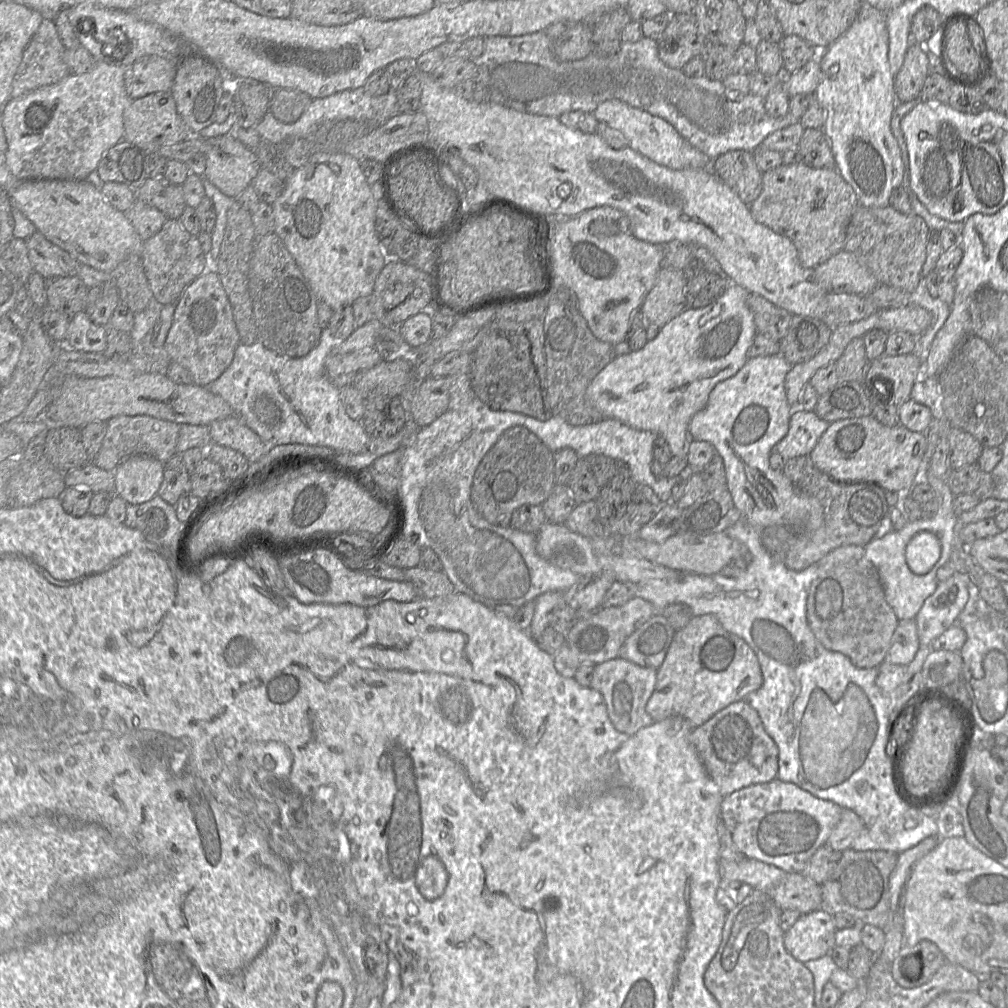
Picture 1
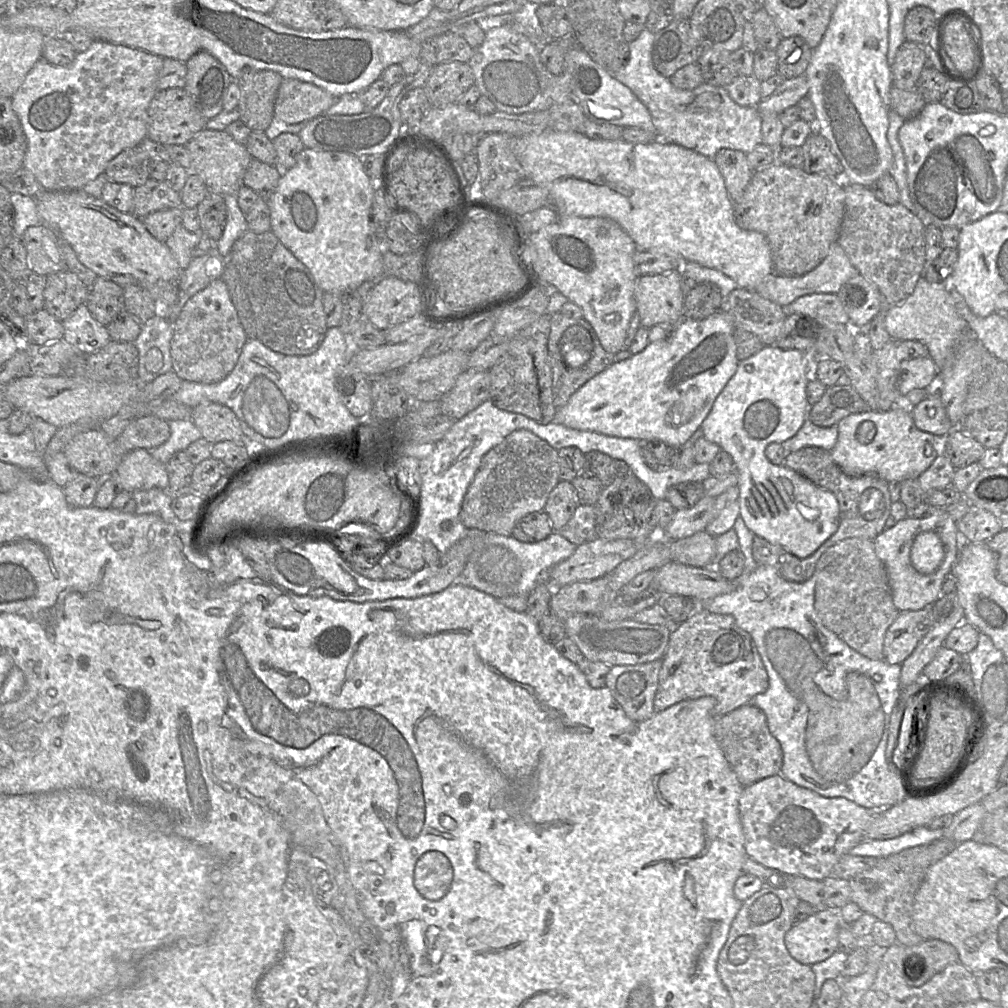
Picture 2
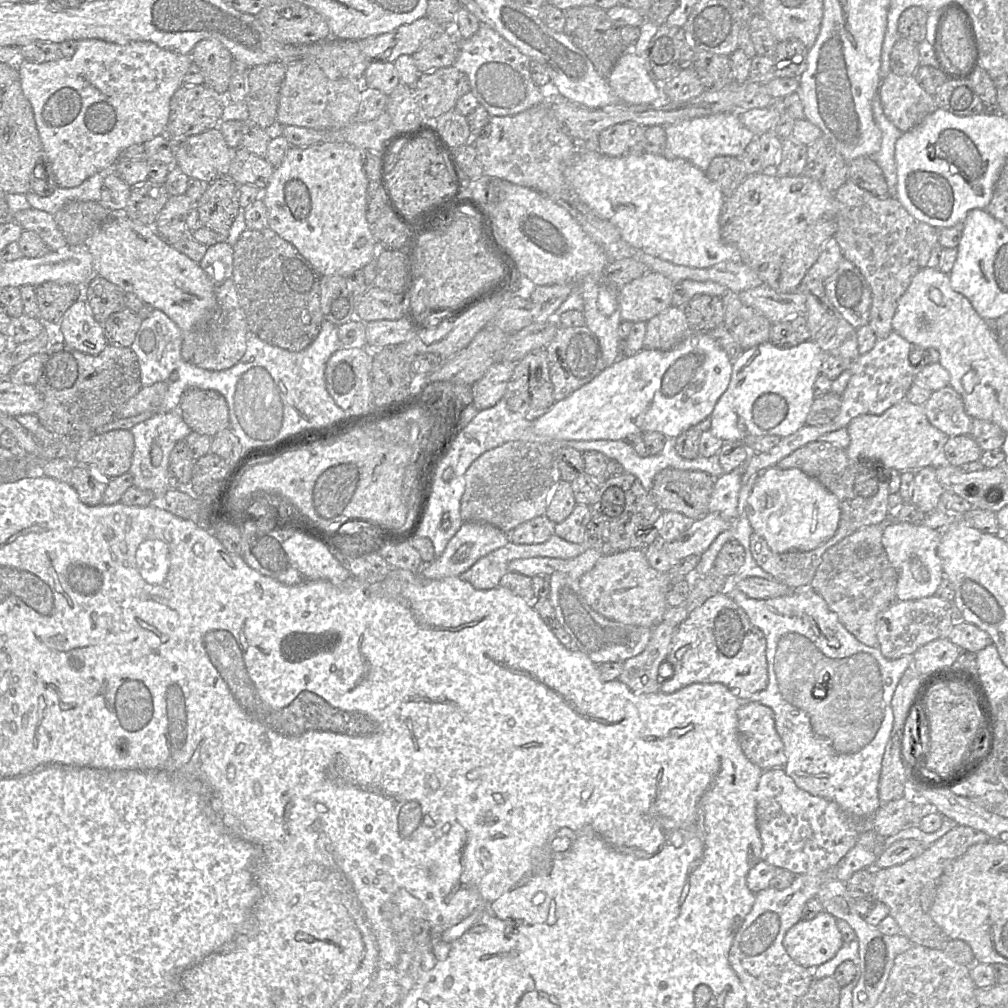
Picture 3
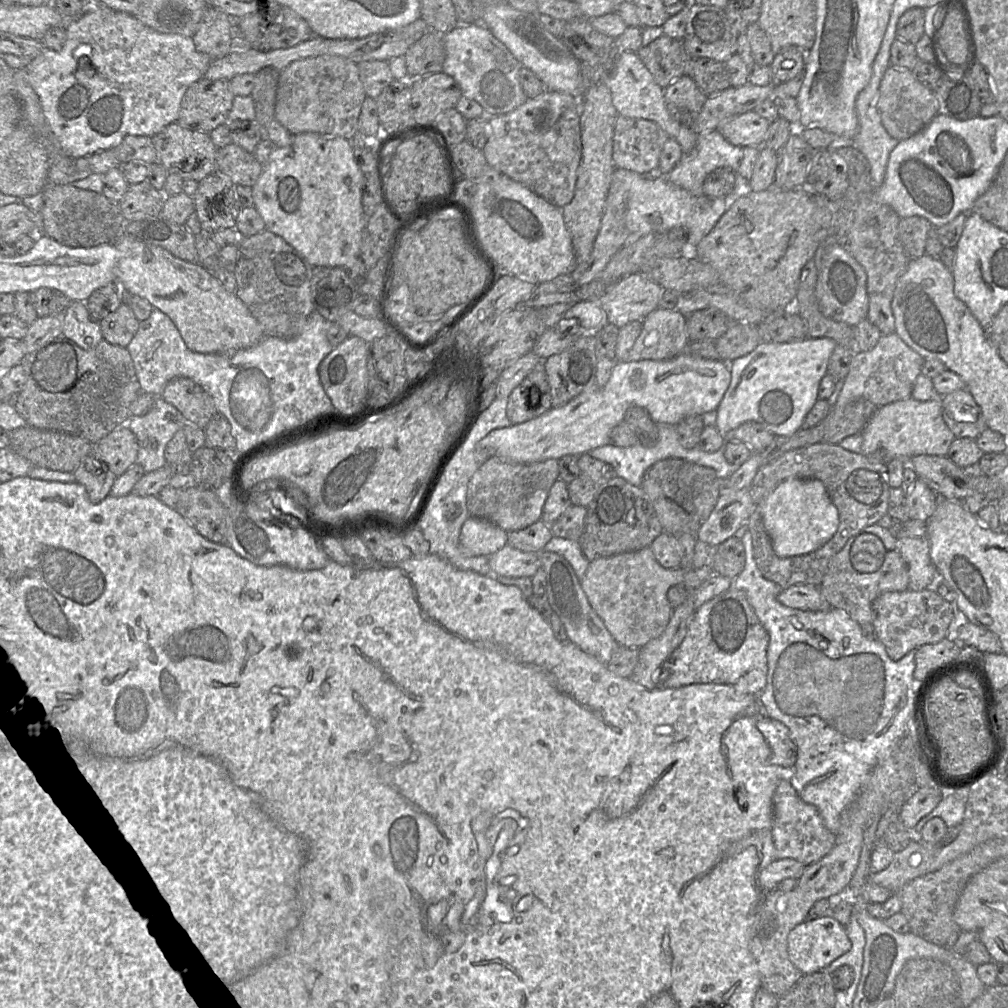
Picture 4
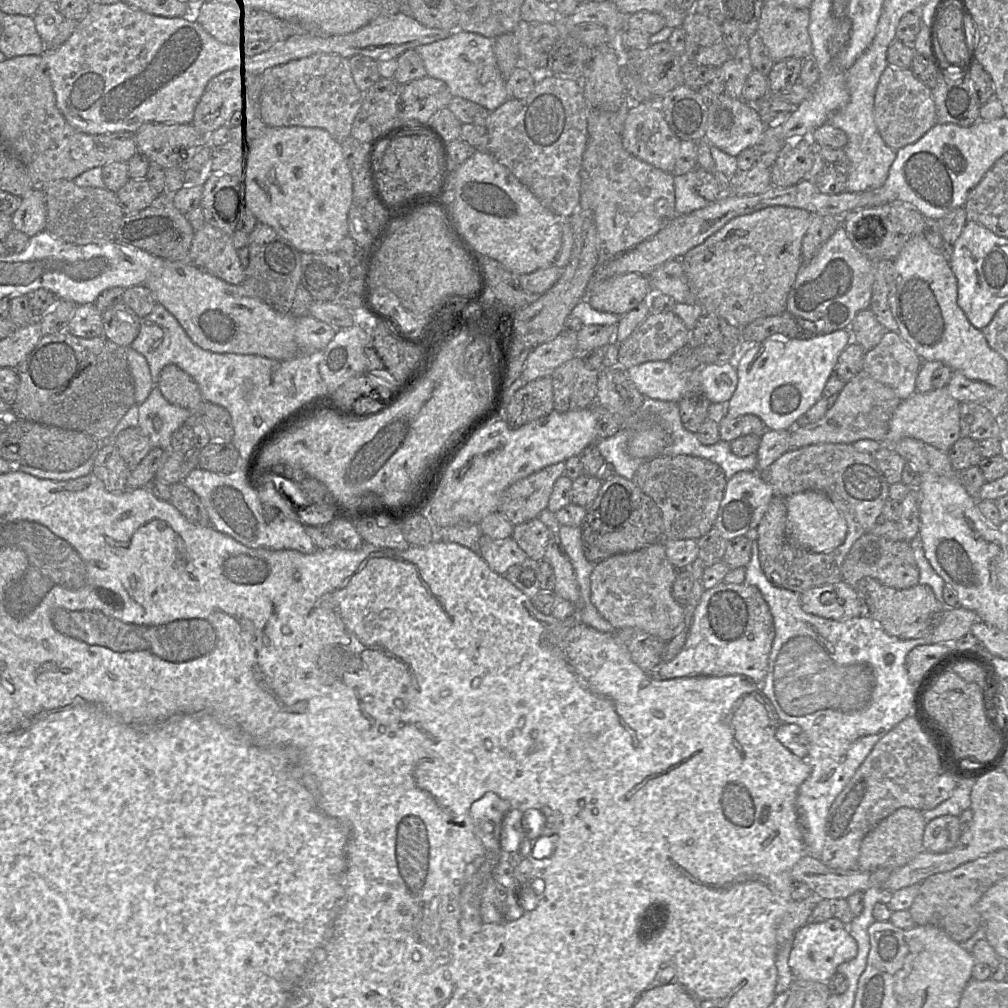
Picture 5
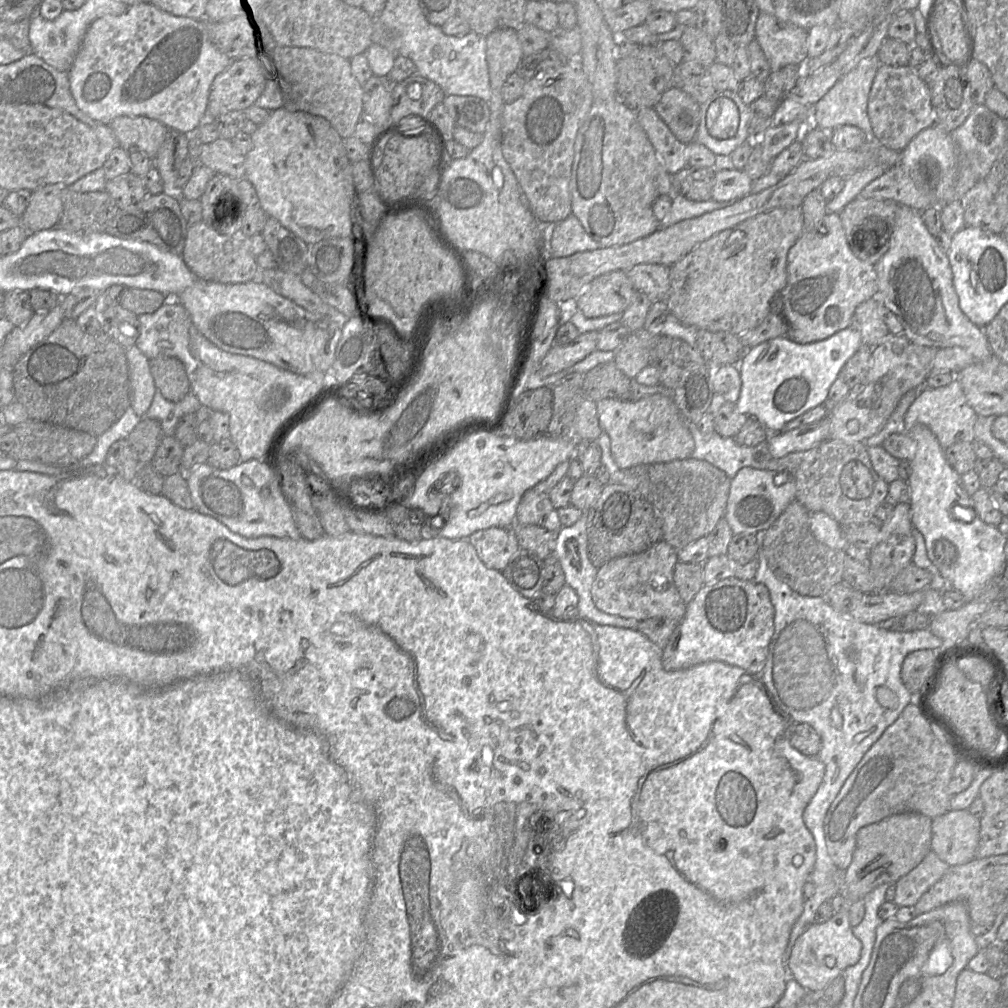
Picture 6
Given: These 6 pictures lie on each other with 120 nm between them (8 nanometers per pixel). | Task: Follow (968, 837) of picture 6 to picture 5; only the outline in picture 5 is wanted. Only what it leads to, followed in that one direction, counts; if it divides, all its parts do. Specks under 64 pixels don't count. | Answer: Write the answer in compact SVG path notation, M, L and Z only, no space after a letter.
M943 815L928 822L923 834L923 848L932 853L943 853L952 849L963 830L959 817Z

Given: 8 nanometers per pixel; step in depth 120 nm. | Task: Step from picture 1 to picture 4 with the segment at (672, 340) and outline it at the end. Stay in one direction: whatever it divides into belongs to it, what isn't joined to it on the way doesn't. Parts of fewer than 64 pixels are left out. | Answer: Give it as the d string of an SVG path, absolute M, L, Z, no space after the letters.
M682 352L666 360L639 360L617 362L612 375L604 387L589 388L561 407L551 408L539 417L529 421L497 428L479 441L479 446L507 463L531 464L548 459L559 460L566 455L582 455L589 451L610 444L610 433L624 421L626 411L631 406L647 410L655 423L677 425L691 415L702 415L716 410L731 382L729 363L723 360L706 359Z

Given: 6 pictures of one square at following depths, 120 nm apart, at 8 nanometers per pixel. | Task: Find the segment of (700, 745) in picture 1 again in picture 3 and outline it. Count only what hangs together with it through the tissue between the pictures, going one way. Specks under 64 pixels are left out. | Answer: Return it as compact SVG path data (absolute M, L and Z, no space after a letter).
M754 699L744 701L737 711L737 719L739 742L747 759L762 771L784 768L787 763L787 755L784 744L775 728L775 718L772 709Z

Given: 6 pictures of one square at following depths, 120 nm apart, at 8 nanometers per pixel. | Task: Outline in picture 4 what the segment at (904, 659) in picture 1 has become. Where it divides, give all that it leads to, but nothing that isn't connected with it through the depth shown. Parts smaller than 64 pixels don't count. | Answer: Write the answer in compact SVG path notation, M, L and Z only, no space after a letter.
M934 587L920 591L907 588L903 591L882 593L873 601L872 611L875 637L885 646L892 660L899 660L922 645L939 642L953 631L954 626L960 620L954 604L942 598Z

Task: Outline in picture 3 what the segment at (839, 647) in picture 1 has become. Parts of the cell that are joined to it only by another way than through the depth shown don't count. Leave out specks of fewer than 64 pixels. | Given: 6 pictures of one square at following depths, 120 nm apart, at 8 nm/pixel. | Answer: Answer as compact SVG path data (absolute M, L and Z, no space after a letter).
M869 525L862 527L850 536L847 536L823 555L811 588L816 591L834 612L843 626L861 643L869 647L879 648L877 637L877 620L881 612L890 606L896 598L898 573L890 563L882 545L883 525Z

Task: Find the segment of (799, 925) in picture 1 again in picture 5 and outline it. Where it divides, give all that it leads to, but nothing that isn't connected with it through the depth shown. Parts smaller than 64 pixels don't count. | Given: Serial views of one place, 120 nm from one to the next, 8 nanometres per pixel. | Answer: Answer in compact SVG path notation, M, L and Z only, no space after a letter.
M837 918L823 922L807 922L799 928L793 938L788 964L794 975L807 981L827 982L837 973L837 967L857 955L856 940L849 934L848 926Z

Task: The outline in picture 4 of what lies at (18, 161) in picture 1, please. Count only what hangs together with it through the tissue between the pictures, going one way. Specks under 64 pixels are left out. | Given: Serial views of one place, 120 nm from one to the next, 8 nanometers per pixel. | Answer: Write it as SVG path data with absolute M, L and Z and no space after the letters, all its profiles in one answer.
M89 5L82 15L67 25L62 49L44 48L25 69L62 152L78 159L113 149L126 136L152 137L177 122L183 95L193 83L204 78L212 61L207 54L196 49L191 37L161 33L131 14L103 5Z

